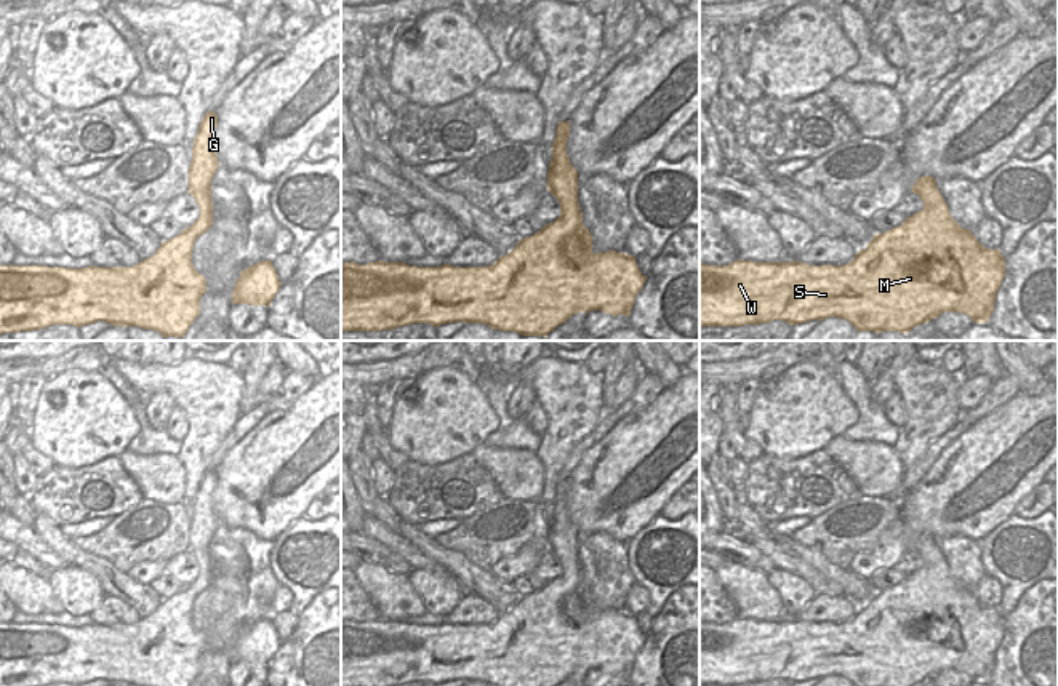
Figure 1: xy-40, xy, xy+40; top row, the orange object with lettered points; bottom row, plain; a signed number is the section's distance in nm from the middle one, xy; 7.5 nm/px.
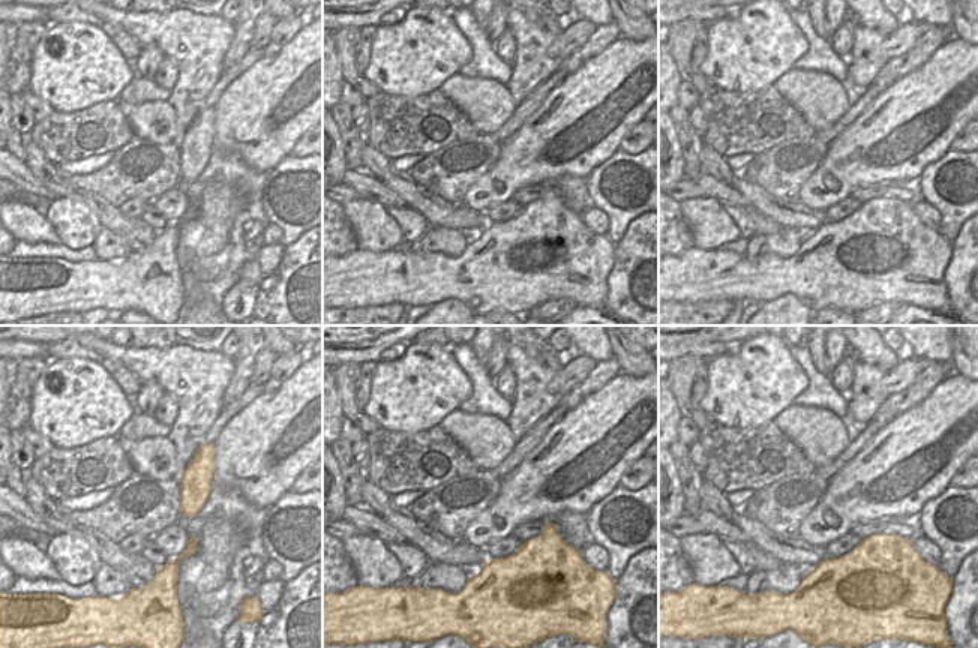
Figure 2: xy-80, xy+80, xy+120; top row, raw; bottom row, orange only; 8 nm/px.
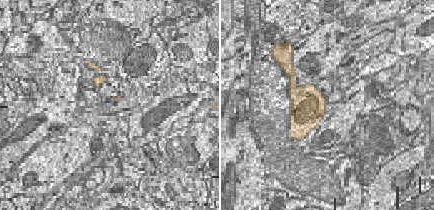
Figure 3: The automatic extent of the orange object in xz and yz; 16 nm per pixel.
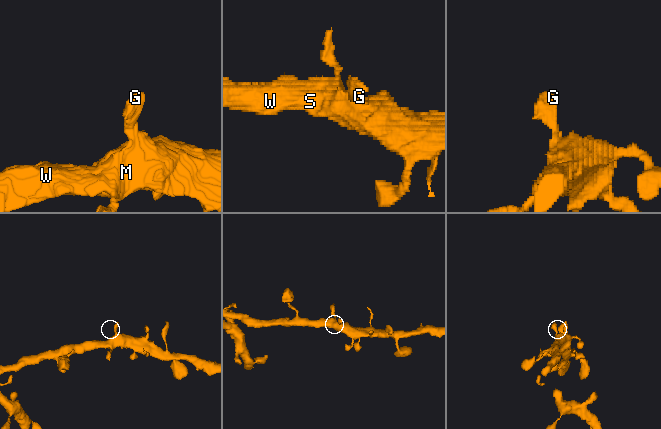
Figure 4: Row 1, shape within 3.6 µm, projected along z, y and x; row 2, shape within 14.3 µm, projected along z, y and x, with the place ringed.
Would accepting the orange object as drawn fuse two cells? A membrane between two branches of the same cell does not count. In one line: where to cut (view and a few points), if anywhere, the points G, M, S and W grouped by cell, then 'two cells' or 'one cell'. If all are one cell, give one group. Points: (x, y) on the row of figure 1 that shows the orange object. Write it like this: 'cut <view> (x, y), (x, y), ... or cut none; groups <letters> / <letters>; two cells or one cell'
cut none; groups G M S W; one cell

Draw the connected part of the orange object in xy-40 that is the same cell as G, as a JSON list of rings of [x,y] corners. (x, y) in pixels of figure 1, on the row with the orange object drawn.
[[[206,112],[194,139],[189,168],[189,193],[195,198],[200,216],[179,235],[162,241],[157,253],[133,267],[46,267],[0,265],[0,334],[43,329],[51,325],[77,328],[99,320],[114,326],[139,326],[158,331],[163,337],[182,337],[200,315],[200,297],[206,280],[194,269],[194,241],[213,224],[211,179],[219,166],[213,147],[218,126],[214,112]]]

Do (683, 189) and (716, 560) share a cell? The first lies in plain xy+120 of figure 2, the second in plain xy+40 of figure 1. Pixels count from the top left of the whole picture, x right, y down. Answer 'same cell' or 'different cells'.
same cell

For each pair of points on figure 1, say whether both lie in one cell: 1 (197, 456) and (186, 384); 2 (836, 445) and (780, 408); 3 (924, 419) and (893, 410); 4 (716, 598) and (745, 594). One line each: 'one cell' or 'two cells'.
1: one cell
2: two cells
3: two cells
4: two cells

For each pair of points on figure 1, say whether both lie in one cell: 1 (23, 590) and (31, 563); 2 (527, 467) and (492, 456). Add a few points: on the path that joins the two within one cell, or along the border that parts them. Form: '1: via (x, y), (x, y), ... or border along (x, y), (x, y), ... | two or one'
1: border along (16, 565), (45, 576) | two
2: via (519, 467), (500, 462) | one

